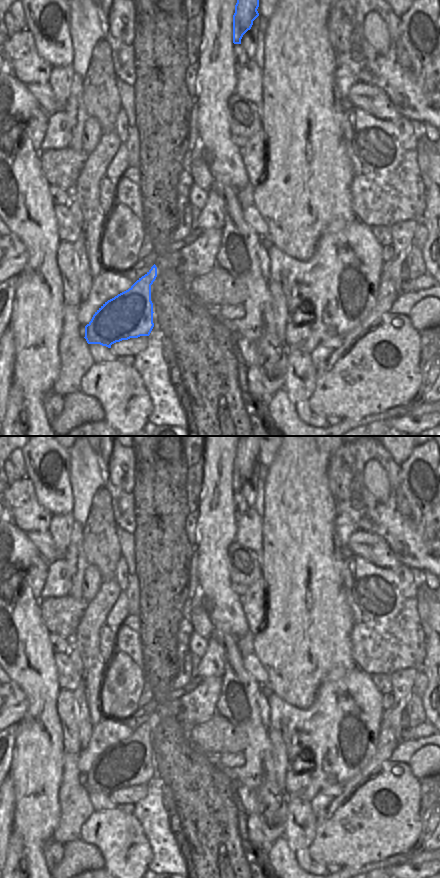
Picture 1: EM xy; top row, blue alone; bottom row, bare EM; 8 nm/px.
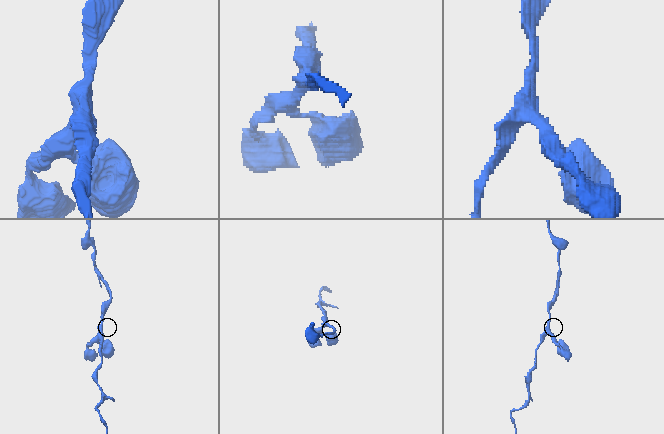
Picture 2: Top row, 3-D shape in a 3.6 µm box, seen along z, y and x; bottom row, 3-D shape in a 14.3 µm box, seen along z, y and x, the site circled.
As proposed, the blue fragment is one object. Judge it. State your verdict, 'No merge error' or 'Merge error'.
No merge error

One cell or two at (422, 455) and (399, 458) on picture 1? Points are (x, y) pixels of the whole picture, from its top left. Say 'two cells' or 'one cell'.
two cells

